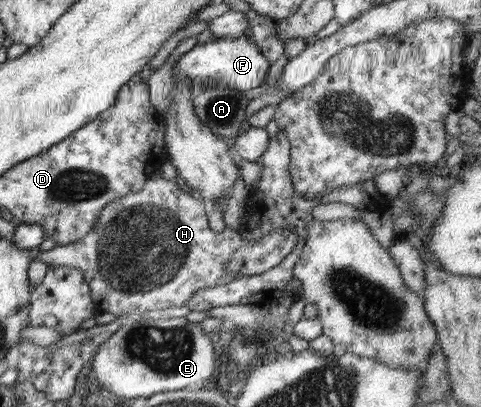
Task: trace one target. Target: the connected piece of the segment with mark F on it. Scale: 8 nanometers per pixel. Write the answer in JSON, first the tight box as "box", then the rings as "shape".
{"box":[172,36,271,91],"shape":[[[246,36],[241,38],[212,38],[207,44],[198,44],[183,54],[173,68],[172,74],[178,78],[188,78],[191,84],[203,86],[205,83],[215,83],[215,85],[228,88],[248,91],[251,88],[261,86],[267,80],[267,75],[271,63],[265,59],[261,51],[252,39]]]}

